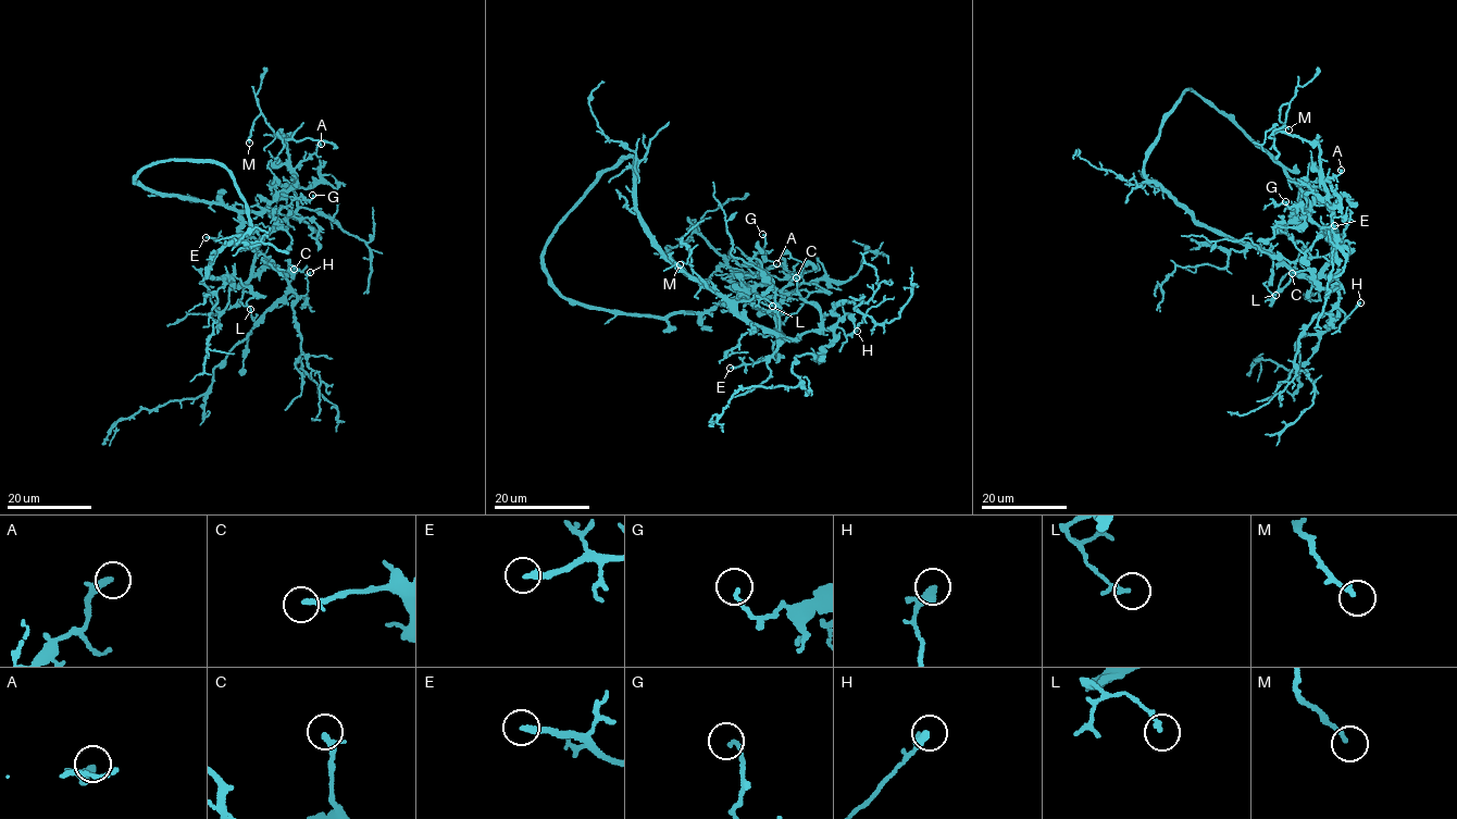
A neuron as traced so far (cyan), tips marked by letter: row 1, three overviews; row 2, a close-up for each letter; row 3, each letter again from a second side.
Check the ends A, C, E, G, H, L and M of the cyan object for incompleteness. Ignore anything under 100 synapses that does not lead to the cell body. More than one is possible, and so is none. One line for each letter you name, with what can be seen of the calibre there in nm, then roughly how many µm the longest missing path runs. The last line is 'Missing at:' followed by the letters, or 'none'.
Missing at: none

